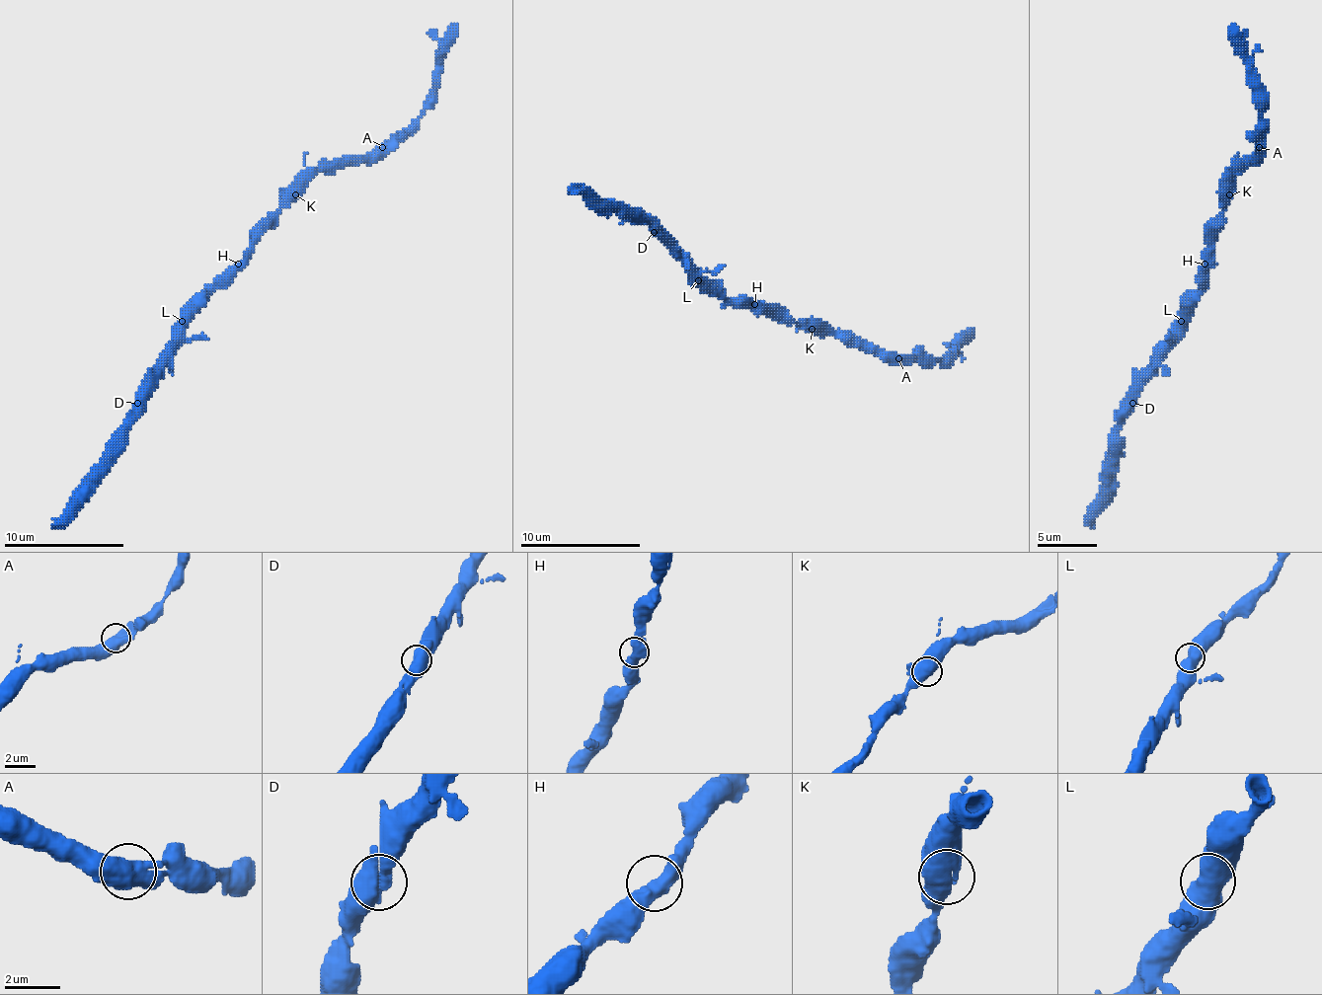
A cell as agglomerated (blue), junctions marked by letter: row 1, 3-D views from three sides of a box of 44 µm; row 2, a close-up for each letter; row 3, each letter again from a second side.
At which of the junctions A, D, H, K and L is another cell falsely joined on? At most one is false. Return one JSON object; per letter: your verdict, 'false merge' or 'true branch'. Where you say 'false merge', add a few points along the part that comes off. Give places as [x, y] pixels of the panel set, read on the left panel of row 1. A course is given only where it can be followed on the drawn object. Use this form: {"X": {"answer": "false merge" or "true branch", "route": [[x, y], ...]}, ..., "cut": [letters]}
{"A": {"answer": "true branch"}, "D": {"answer": "true branch"}, "H": {"answer": "true branch"}, "K": {"answer": "true branch"}, "L": {"answer": "true branch"}, "cut": []}

